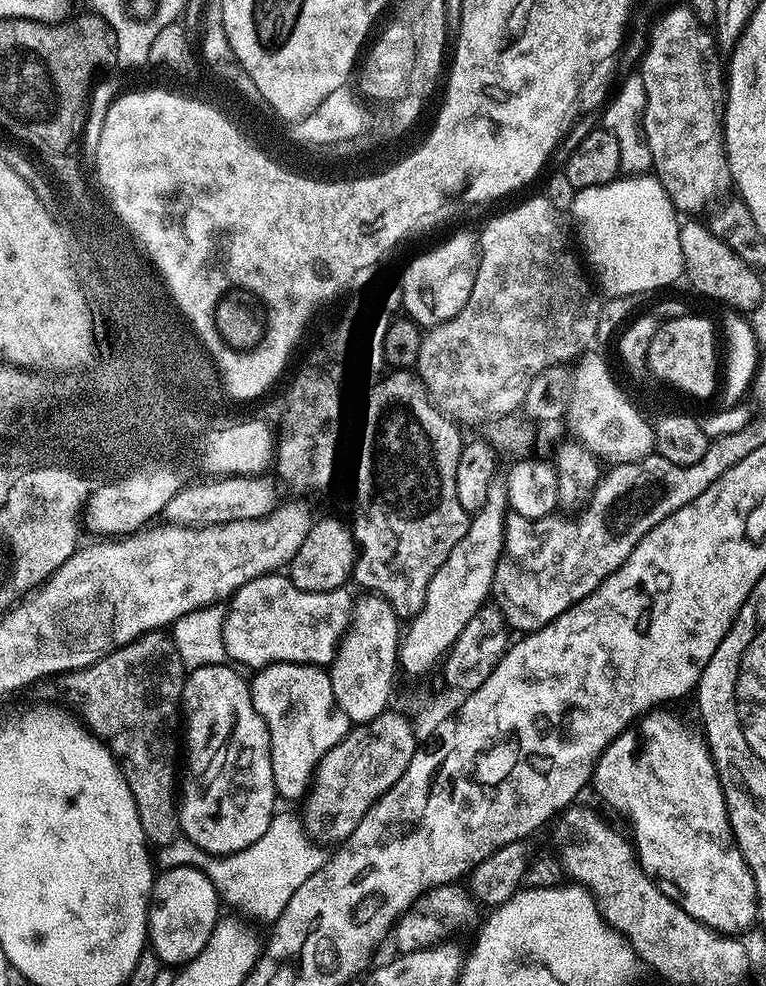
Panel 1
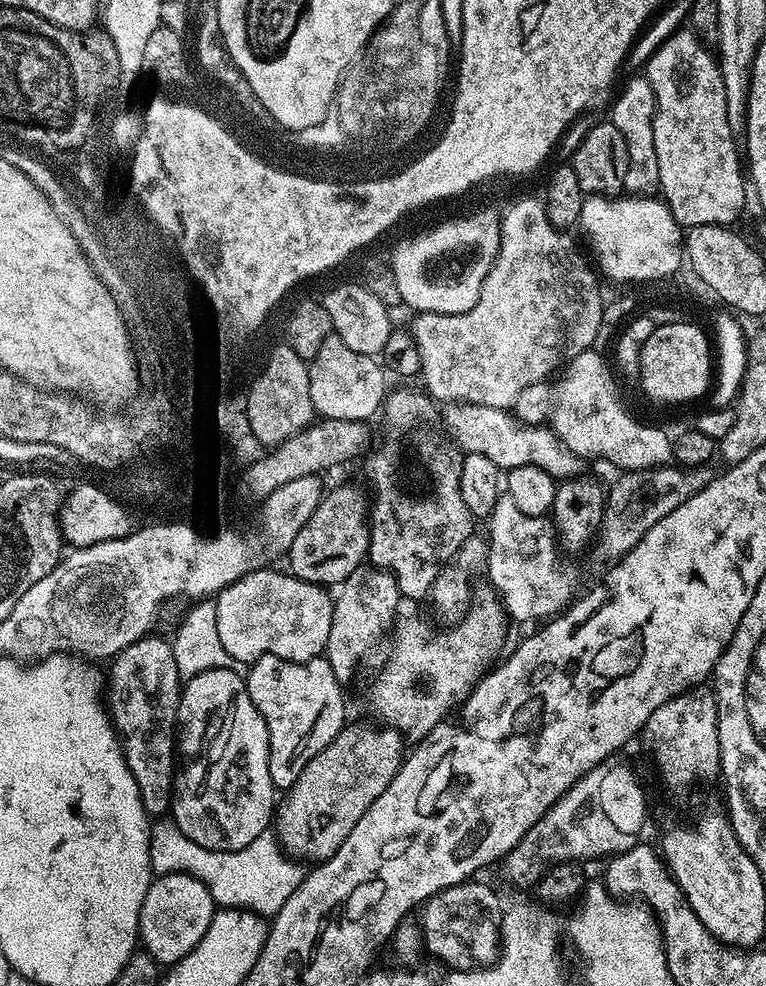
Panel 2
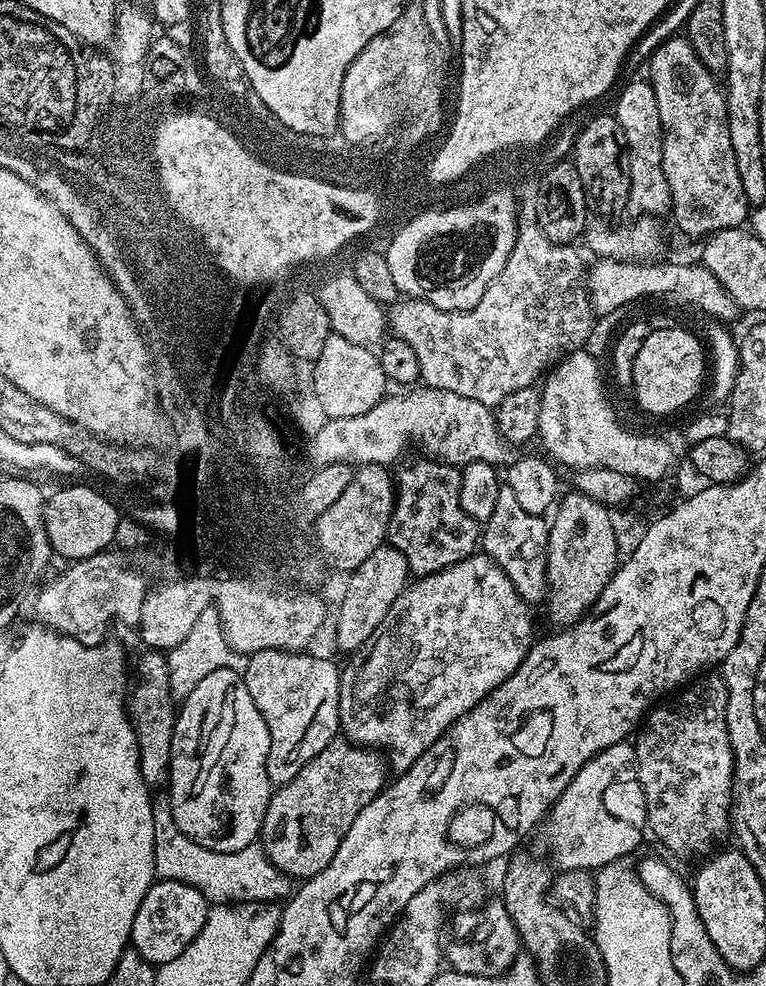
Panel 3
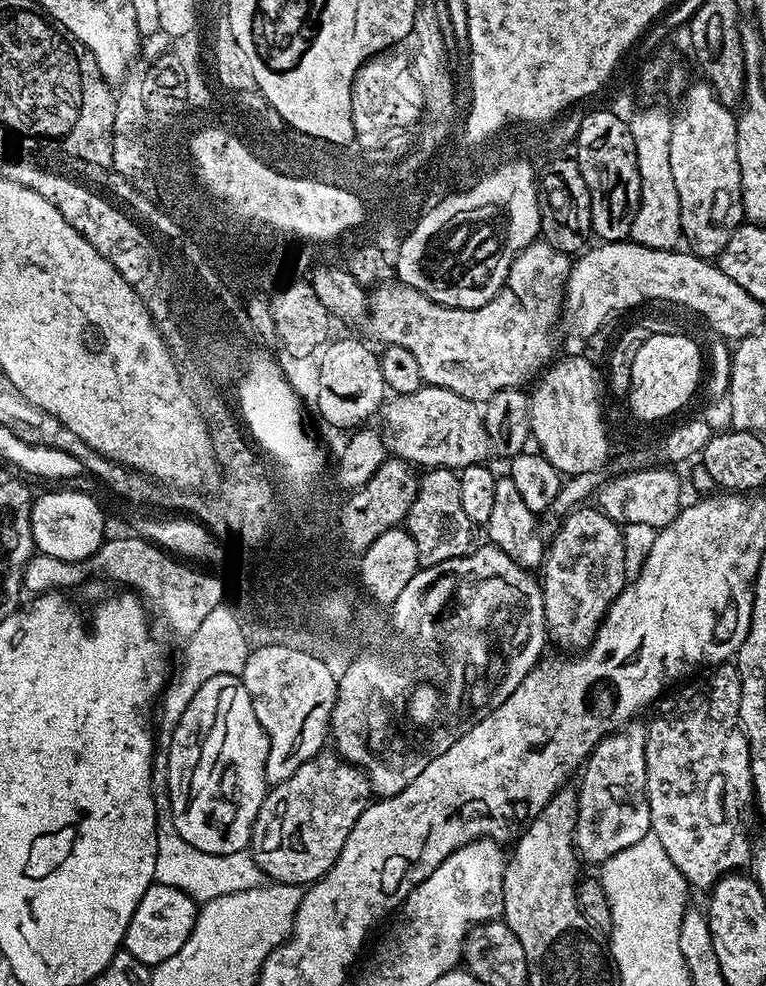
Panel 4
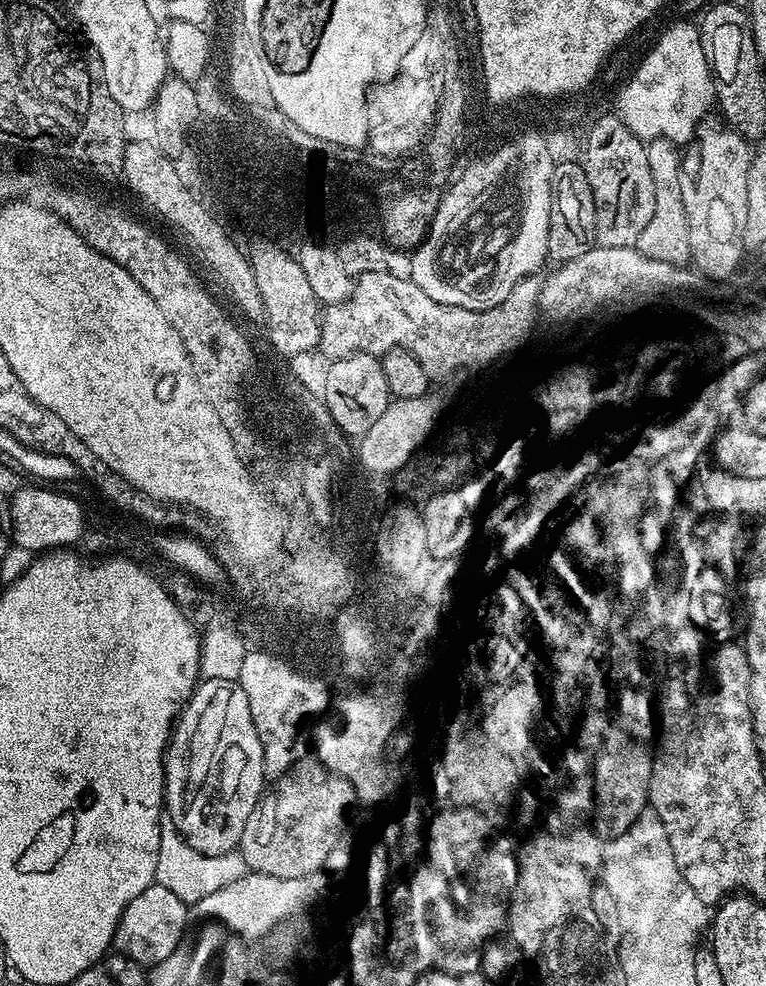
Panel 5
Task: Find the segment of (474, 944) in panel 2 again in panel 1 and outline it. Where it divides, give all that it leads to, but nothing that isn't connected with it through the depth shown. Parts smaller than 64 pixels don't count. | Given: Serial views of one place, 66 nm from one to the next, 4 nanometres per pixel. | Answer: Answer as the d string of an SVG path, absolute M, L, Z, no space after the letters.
M453 882L432 888L418 897L401 914L394 925L396 952L417 952L423 948L432 948L435 944L451 941L459 932L468 932L477 927L482 920L482 908L475 896L463 883Z

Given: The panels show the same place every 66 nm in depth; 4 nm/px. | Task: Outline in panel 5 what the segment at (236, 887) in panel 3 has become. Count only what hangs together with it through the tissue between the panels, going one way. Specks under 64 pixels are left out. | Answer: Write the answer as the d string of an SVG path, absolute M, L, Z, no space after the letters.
M165 810L161 812L159 818L159 850L158 863L155 867L155 883L158 883L173 891L184 903L193 904L212 894L223 886L228 886L231 882L237 881L244 876L247 868L239 853L227 852L224 855L206 855L201 851L194 850L181 835L178 834L174 826L173 819Z

